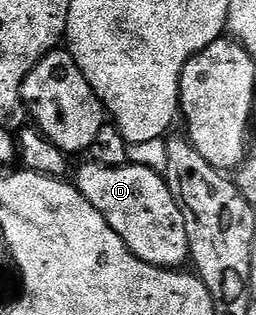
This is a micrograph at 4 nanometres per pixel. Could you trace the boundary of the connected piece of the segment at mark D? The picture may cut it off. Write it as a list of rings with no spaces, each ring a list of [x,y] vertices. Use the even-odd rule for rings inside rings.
[[[85,161],[76,171],[74,185],[82,197],[86,197],[86,201],[90,201],[90,205],[94,205],[102,217],[106,217],[110,229],[122,237],[130,253],[155,267],[180,269],[189,262],[186,221],[161,172],[146,169],[137,163],[128,163],[122,167],[102,167],[98,163]]]

